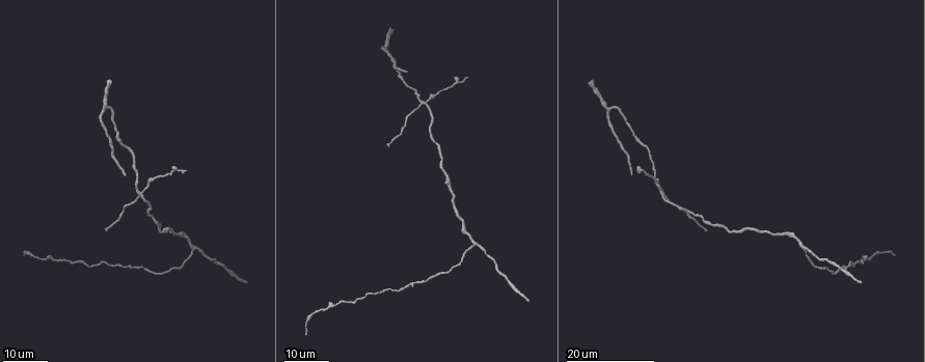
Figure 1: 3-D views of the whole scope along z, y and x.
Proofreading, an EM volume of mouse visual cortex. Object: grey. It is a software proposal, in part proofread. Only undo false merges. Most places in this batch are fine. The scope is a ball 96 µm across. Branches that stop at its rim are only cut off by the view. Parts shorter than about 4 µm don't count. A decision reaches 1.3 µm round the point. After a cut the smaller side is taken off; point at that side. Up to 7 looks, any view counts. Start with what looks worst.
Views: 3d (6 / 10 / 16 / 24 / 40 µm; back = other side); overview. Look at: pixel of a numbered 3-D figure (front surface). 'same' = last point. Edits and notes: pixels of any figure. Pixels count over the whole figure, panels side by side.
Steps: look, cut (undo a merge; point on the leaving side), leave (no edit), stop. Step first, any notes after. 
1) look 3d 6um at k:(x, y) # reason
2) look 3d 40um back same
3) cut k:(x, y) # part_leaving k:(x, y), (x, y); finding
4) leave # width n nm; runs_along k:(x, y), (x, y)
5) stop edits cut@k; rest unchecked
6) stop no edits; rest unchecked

look 3d 24um at 1:(664, 192)

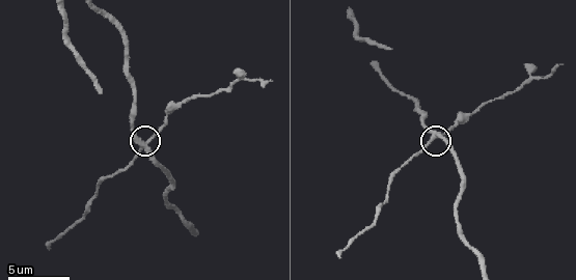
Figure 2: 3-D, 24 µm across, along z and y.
look 3d 6um at 2:(145, 142) # zoom in

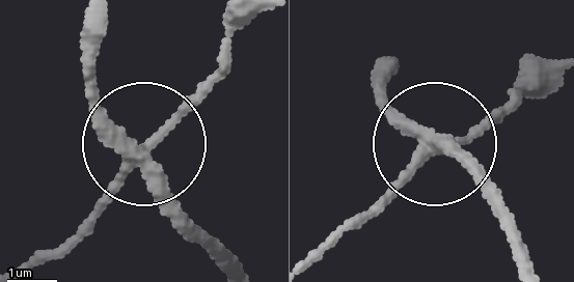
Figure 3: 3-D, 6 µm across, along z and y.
cut 3:(105, 201) # part_leaving 3:(139, 153), (27, 260); two neurons meet here

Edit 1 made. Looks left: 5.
look 3d 16um at 1:(194, 247) # three arms meet

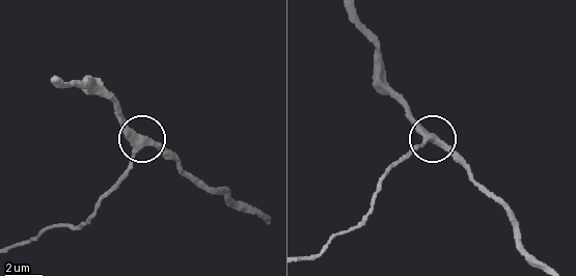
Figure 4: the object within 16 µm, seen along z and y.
look 3d 6um at 4:(145, 139)

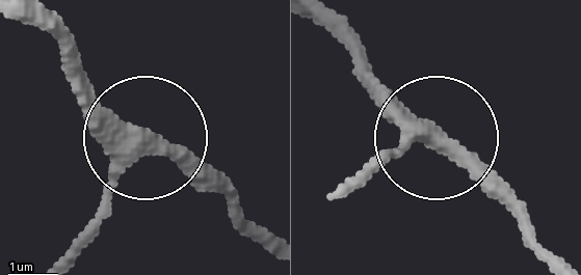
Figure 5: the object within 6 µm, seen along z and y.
look 3d 6um back at 5:(150, 145)

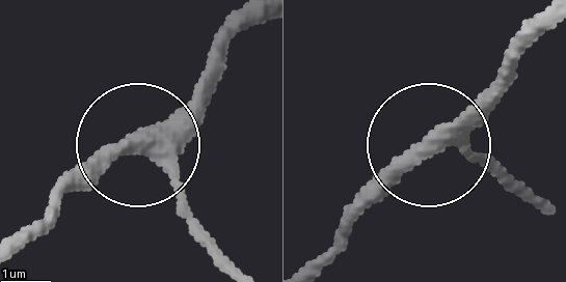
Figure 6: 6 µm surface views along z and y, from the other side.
leave # width 330 nm; runs_along 6:(539, 24), (345, 230); one neuron here

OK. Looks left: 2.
look 3d 24um at 1:(103, 111) # three-way junction

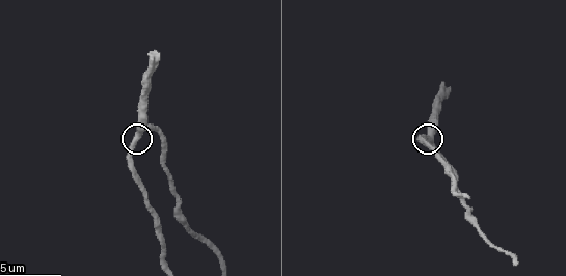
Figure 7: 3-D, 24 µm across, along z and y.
look 3d 6um at 7:(427, 138)

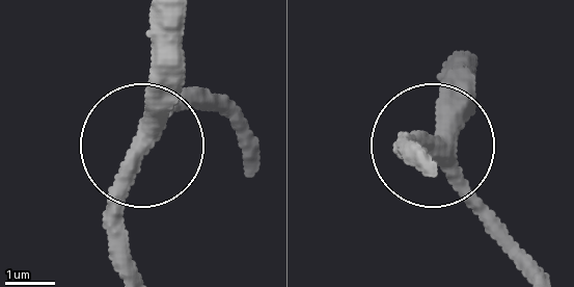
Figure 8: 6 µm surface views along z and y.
leave # side_arm 8 um; arms 3; continuous, no second neuron

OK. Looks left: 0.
stop edits cut@3; rest unchecked

